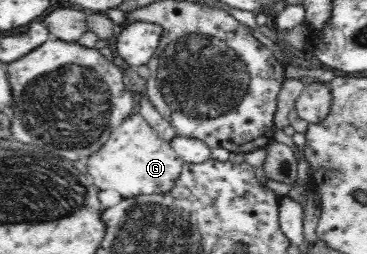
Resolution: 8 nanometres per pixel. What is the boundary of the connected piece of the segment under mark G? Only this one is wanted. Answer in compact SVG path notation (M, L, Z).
M139 113L132 114L110 135L110 139L88 159L88 173L94 185L102 191L114 189L123 198L137 195L154 195L171 192L185 163L171 147L160 138Z

